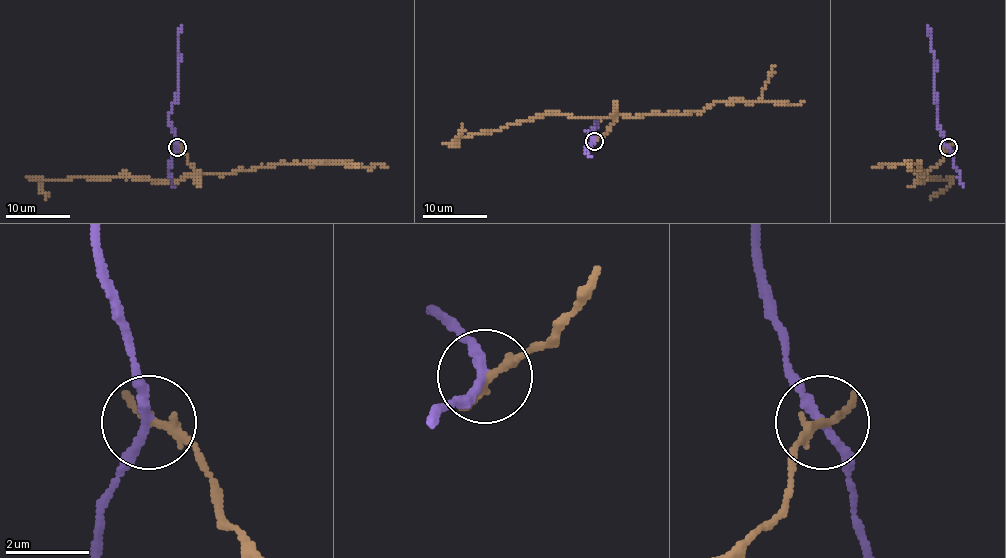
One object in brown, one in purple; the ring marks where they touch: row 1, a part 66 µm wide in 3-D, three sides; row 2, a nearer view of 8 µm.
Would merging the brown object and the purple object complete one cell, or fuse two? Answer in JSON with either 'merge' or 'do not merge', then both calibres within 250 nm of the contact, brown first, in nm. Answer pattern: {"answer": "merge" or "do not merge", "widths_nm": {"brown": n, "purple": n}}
{"answer": "do not merge", "widths_nm": {"brown": 240, "purple": 200}}

